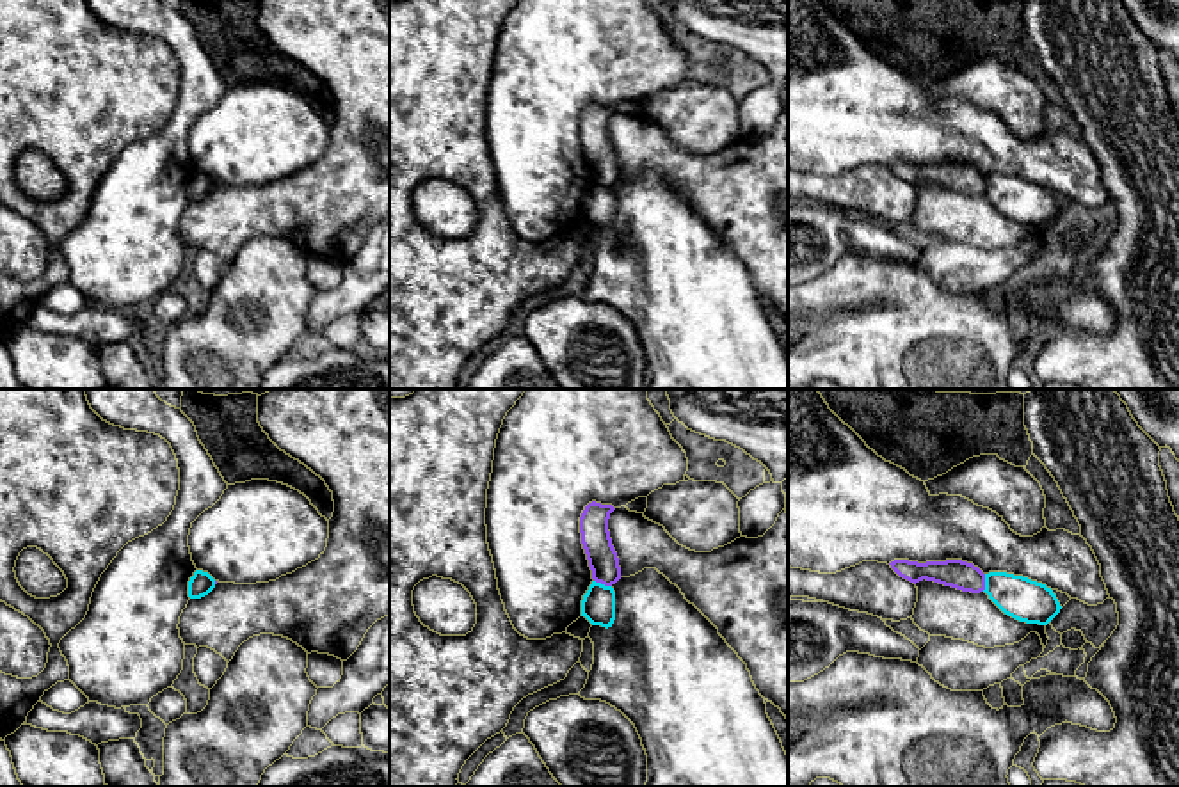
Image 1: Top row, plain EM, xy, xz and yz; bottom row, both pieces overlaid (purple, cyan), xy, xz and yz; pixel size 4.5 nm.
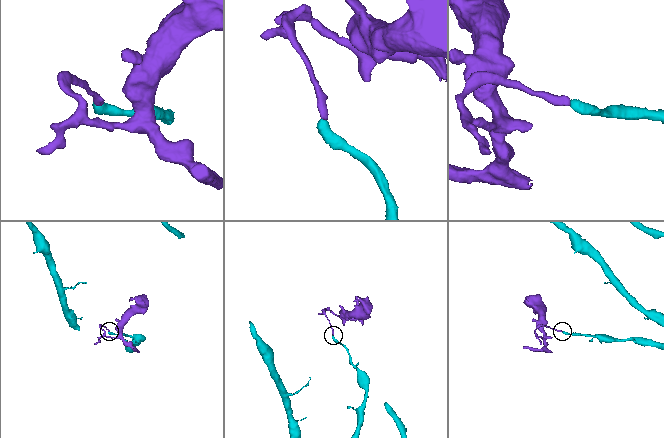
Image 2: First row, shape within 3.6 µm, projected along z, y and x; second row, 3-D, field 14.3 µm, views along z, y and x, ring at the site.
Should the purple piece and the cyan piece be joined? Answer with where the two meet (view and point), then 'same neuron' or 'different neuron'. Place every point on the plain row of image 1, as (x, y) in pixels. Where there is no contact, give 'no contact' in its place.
xz (603, 185) | different neuron

